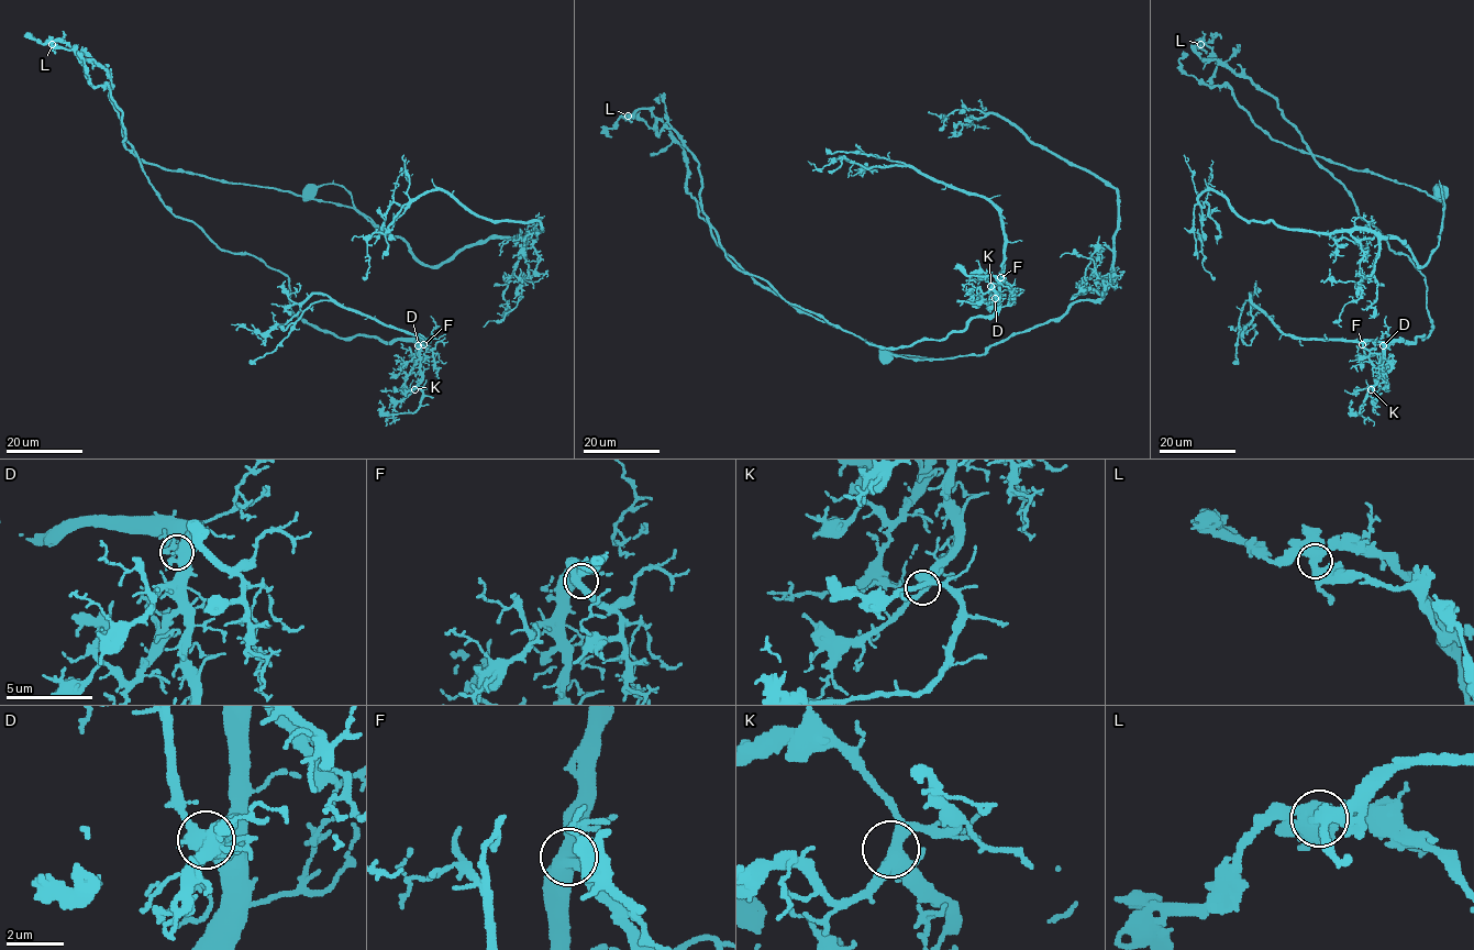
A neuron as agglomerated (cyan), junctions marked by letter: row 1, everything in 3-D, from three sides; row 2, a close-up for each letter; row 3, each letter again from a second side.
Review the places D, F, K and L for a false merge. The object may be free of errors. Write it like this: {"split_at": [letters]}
{"split_at": ["L"]}

